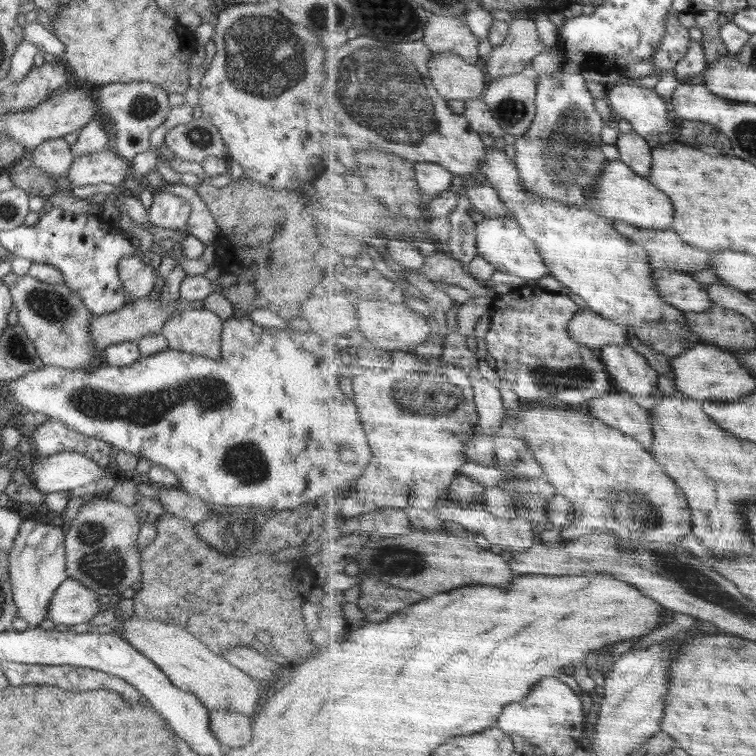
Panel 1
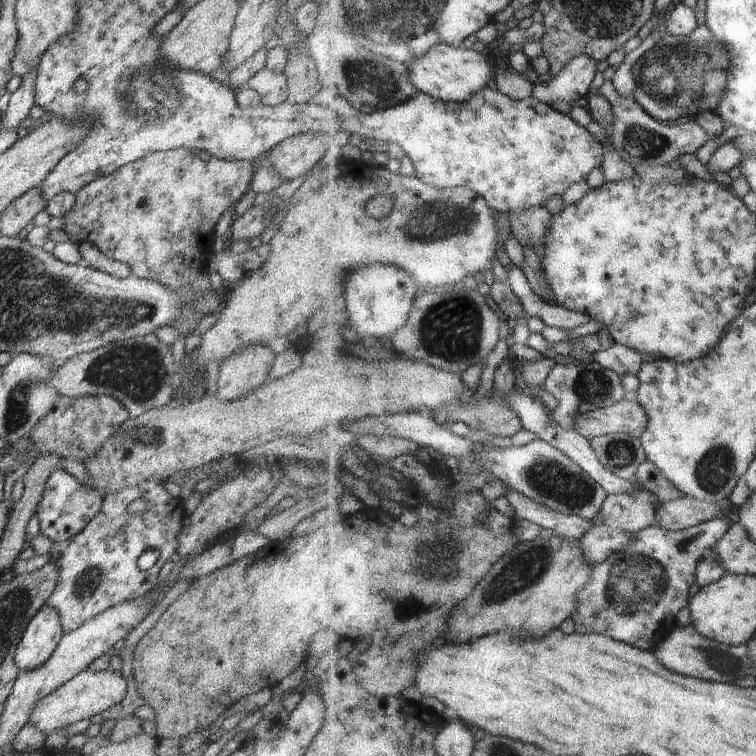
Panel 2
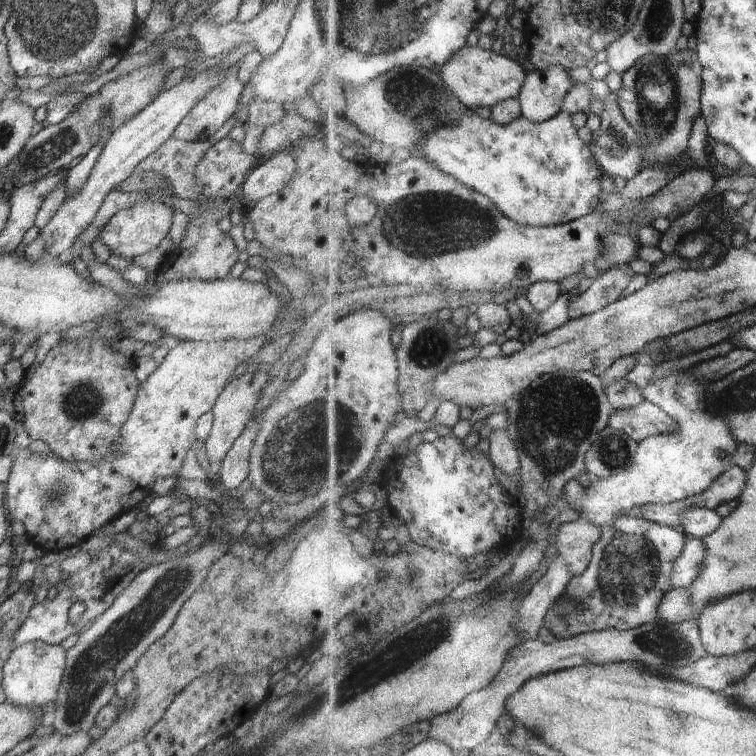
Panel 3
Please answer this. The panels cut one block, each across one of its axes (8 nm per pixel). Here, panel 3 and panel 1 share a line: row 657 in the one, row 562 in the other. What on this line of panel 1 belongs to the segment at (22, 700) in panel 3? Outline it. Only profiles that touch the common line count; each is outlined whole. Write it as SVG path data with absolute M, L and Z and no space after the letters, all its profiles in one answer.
M22 519L20 532L16 534L14 546L8 552L8 572L13 599L18 608L17 616L24 618L30 628L40 626L44 620L48 620L48 604L50 604L50 598L54 596L55 590L67 577L65 565L65 527L37 522L32 519Z

